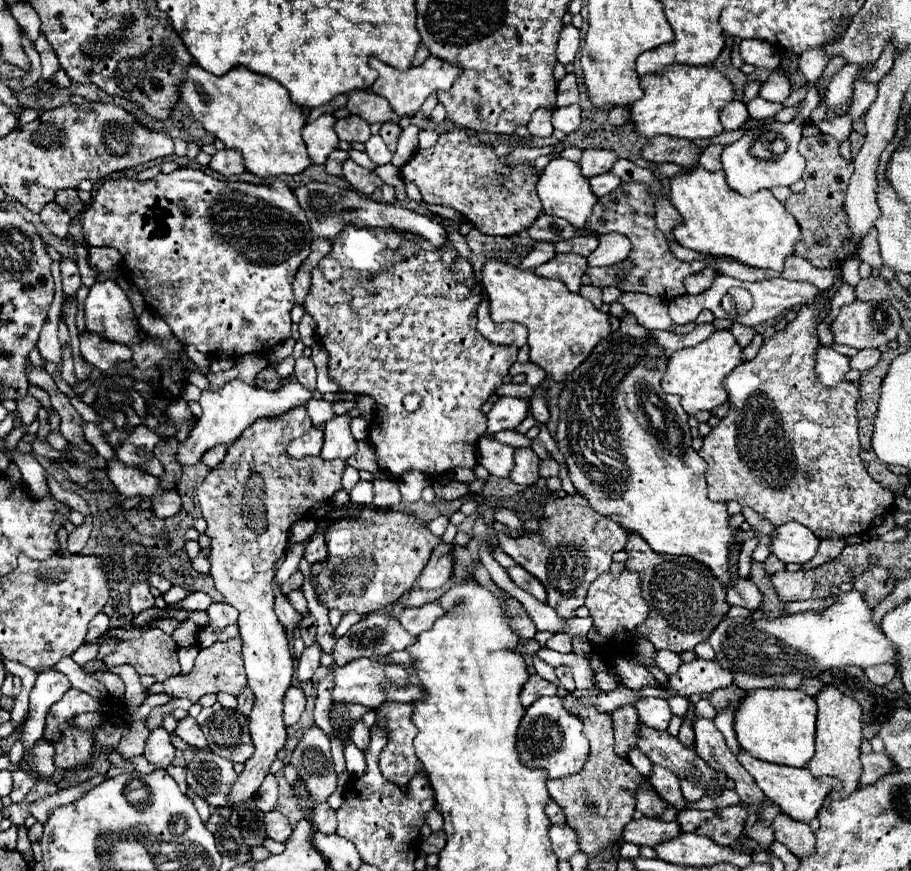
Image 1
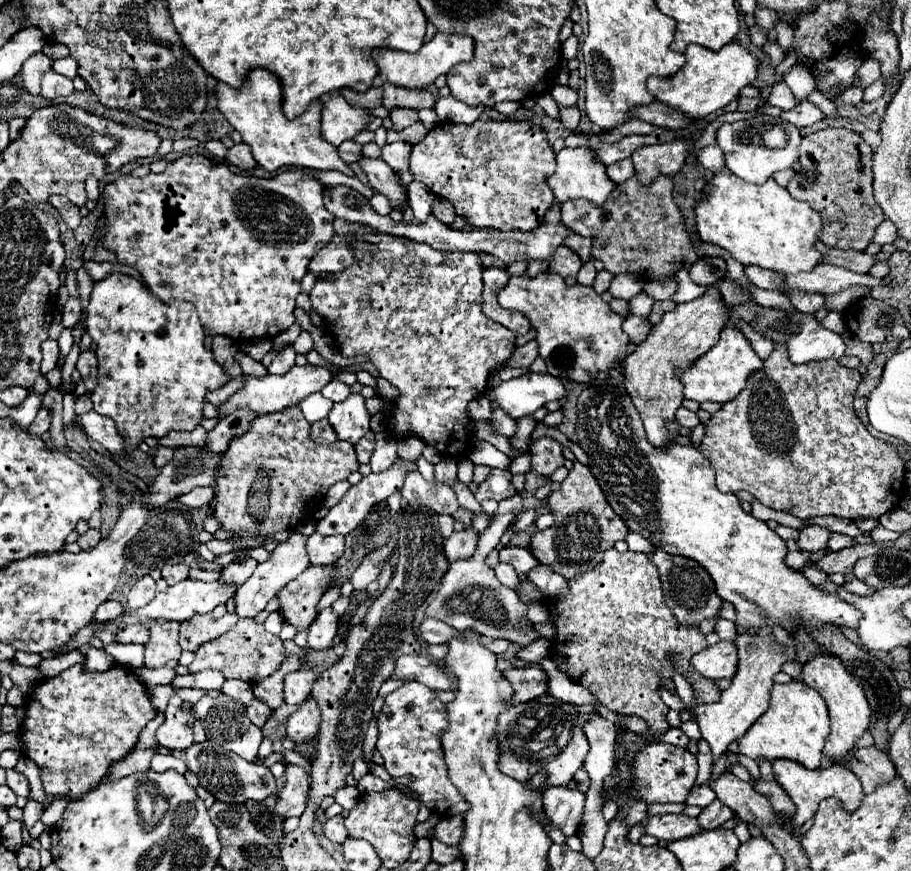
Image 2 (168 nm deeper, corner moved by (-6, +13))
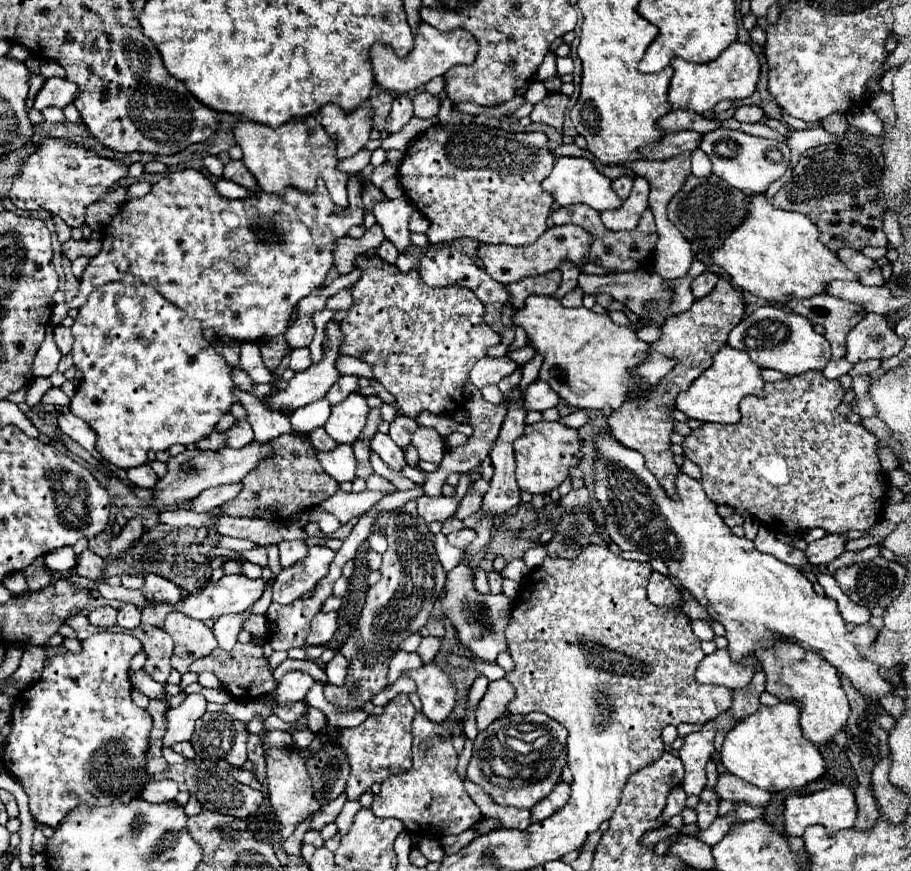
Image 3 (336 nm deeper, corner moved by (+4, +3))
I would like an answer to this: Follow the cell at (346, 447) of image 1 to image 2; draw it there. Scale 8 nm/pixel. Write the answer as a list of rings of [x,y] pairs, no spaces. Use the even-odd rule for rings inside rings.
[[[360,393],[350,395],[348,399],[334,403],[330,415],[328,415],[332,427],[336,429],[338,439],[344,439],[352,445],[358,443],[358,439],[362,439],[366,435],[368,421],[370,421],[370,413],[364,405],[364,397]]]

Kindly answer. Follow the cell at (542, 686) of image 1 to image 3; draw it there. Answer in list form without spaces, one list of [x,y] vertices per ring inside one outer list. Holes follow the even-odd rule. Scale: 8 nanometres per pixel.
[[[498,679],[488,685],[488,691],[476,709],[478,731],[484,731],[492,721],[500,719],[508,711],[508,705],[514,699],[514,693],[516,693],[514,687],[506,679]]]

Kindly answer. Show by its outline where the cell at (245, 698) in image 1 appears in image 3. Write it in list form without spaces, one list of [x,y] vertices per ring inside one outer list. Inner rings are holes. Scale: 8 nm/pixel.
[[[248,733],[248,759],[256,765],[258,781],[264,785],[262,793],[266,793],[266,779],[264,779],[264,773],[266,773],[264,765],[266,765],[266,761],[264,761],[264,749],[262,749],[262,741],[260,741],[260,737],[254,735],[254,733]]]

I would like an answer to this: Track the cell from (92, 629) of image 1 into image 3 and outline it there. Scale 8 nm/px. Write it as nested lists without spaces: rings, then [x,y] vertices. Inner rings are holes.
[[[98,607],[88,615],[88,619],[96,627],[114,627],[116,625],[116,609],[114,607]]]

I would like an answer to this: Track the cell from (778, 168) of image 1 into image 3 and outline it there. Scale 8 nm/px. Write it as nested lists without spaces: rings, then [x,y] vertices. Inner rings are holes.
[[[714,129],[710,133],[704,133],[700,149],[708,155],[708,159],[712,161],[712,171],[720,179],[726,181],[734,189],[742,189],[744,193],[764,193],[770,183],[774,183],[786,173],[788,163],[790,163],[788,145],[774,139],[754,137],[754,135],[748,135],[742,131],[730,131],[730,129]],[[770,149],[778,149],[784,155],[782,163],[774,163],[766,157]]]

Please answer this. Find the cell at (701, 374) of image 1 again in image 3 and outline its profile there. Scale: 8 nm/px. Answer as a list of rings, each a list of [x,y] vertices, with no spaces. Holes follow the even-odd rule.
[[[724,345],[718,353],[712,357],[712,365],[688,387],[688,391],[680,393],[676,397],[676,409],[686,413],[692,419],[700,421],[714,421],[714,423],[738,423],[740,411],[738,403],[746,395],[762,395],[764,379],[760,377],[760,369],[748,353],[730,349],[730,345]]]

